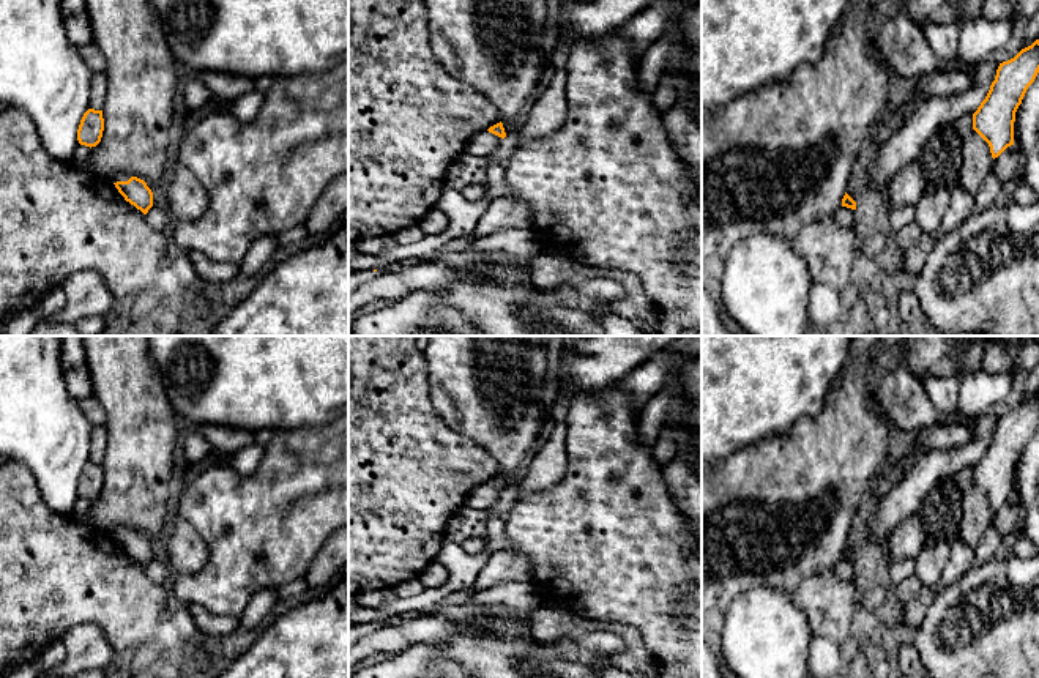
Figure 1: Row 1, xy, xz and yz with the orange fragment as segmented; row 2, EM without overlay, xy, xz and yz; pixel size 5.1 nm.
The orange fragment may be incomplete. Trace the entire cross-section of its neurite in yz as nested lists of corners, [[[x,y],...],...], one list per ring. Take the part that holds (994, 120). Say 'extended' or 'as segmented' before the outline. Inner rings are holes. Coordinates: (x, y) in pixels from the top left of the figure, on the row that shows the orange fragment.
as segmented; [[[1039,39],[1000,63],[985,99],[973,114],[973,129],[989,143],[992,158],[1014,145],[1015,112],[1039,73]]]

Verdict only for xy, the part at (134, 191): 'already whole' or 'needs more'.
needs more

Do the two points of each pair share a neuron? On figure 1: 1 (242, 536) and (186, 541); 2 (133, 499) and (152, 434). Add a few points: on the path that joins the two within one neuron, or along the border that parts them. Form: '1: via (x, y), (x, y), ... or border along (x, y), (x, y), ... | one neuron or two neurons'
1: border along (180, 516), (207, 547), (207, 562), (196, 573) | two neurons
2: via (139, 483), (141, 450) | one neuron

